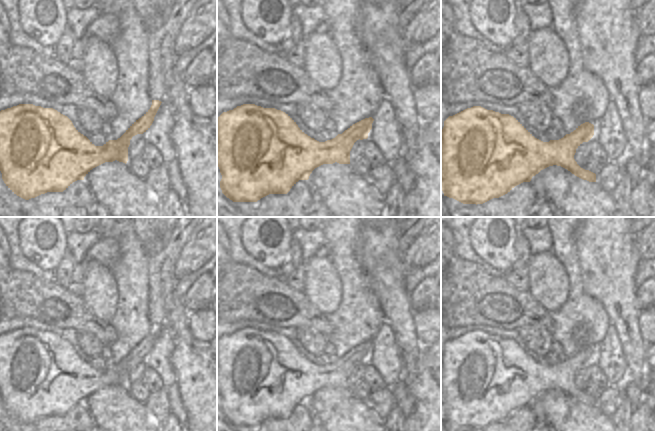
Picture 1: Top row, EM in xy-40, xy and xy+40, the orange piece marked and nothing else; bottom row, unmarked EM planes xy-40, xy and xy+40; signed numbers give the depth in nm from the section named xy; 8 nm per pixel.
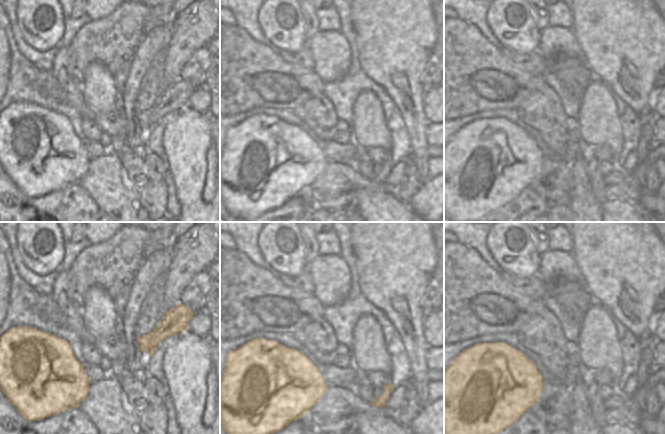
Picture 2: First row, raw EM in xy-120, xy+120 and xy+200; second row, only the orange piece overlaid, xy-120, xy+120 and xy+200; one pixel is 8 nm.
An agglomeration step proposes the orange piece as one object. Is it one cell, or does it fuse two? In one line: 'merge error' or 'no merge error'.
merge error

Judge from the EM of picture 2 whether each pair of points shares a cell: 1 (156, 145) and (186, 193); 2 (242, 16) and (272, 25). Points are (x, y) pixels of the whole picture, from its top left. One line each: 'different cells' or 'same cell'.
1: different cells
2: different cells

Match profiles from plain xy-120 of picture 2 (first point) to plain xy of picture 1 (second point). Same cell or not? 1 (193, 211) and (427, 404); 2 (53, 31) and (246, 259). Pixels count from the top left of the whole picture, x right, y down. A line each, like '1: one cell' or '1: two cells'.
1: one cell
2: two cells

